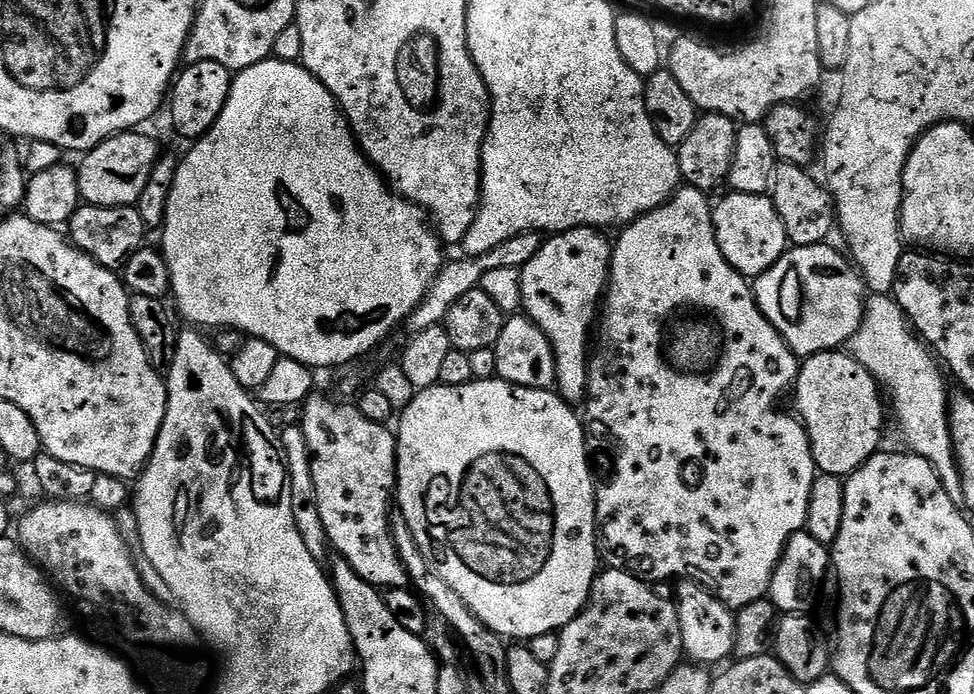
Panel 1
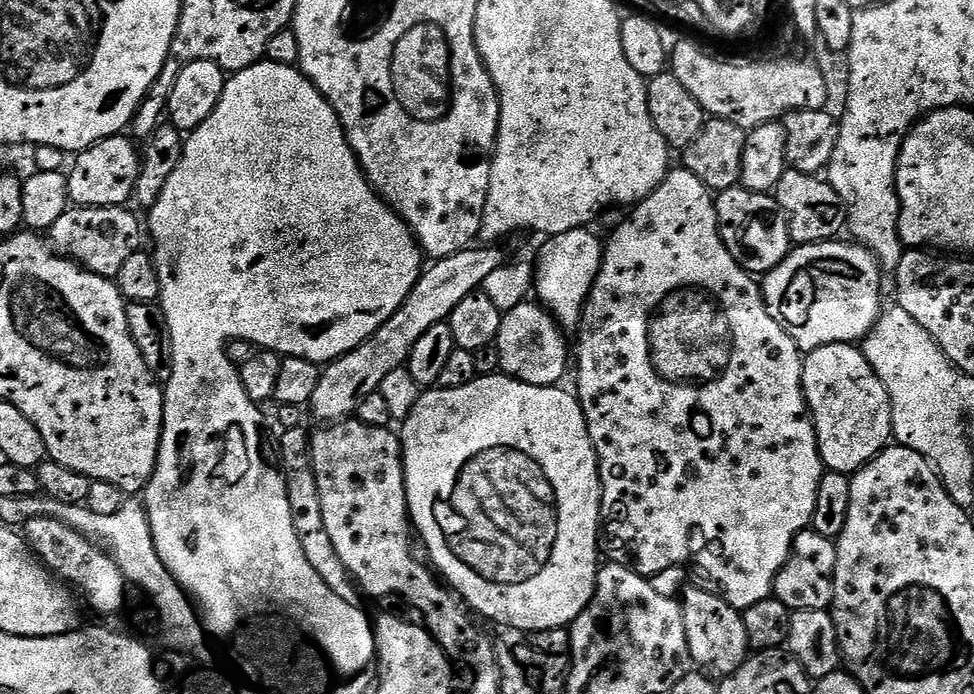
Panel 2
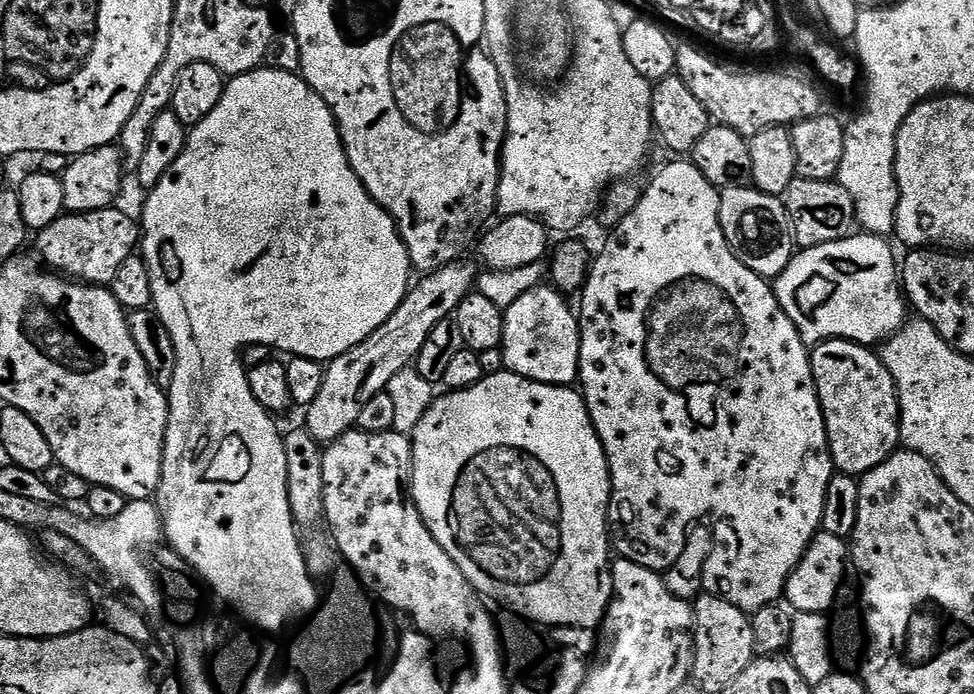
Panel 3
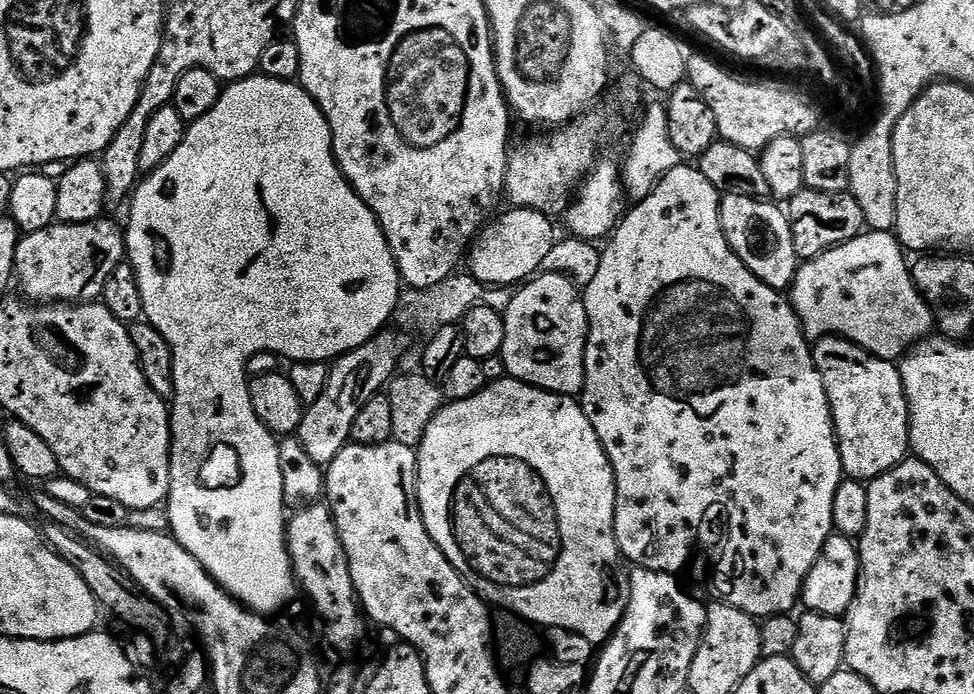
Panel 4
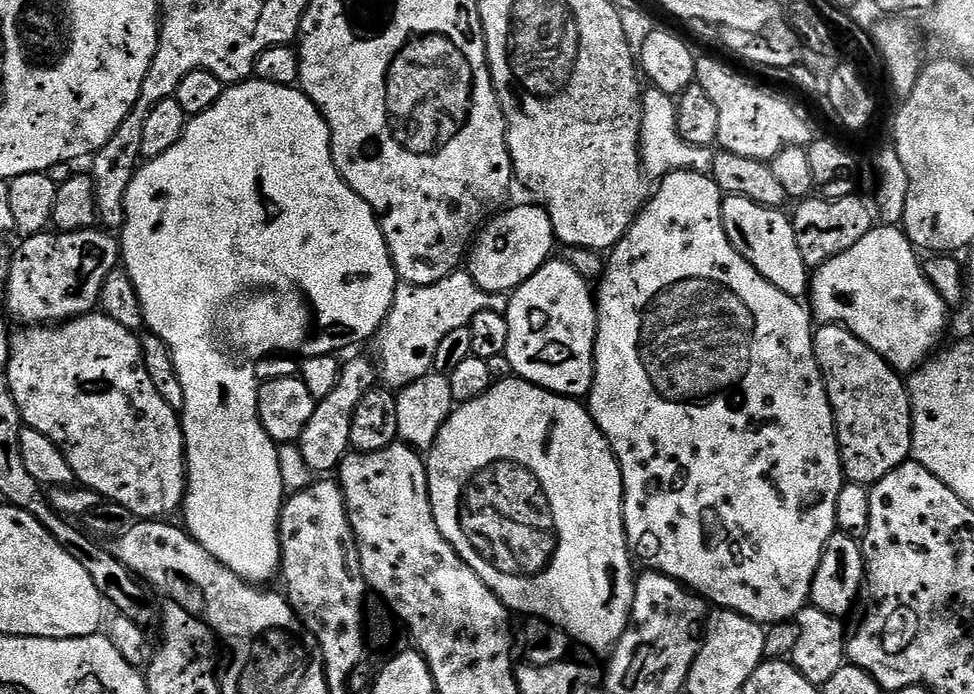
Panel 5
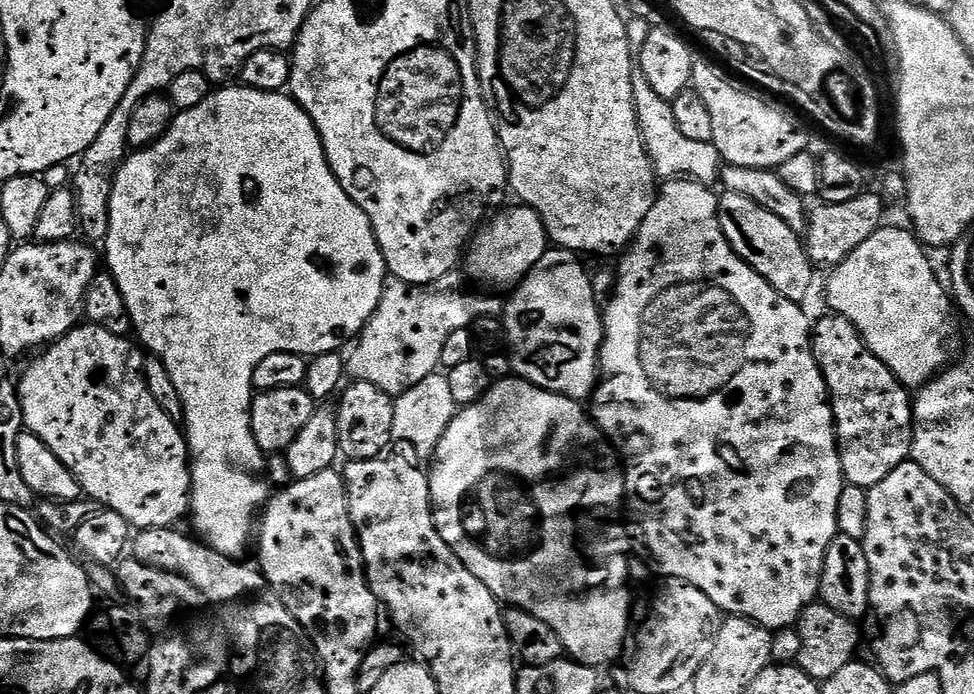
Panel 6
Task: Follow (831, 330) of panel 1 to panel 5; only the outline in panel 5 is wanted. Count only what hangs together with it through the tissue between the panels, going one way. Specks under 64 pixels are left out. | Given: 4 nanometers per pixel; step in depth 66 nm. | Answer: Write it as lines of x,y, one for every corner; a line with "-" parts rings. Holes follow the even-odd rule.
874,226
870,230
870,234
866,234
866,238
862,238
862,242
858,242
854,246
850,246
850,250
846,250
842,254
838,254
834,258
830,258
825,264
821,264
819,268
815,269
810,276
810,311
820,324
840,324
844,328
850,329
853,334
862,342
866,342
866,346
870,346
870,350
877,352
891,368
896,369
901,374
911,374
933,355
941,347
940,339
944,336
944,327
948,324
948,312
950,306
945,303
944,299
940,297
938,292
934,290
934,286
926,278
924,273
924,265
917,249
912,247
908,240
907,234
904,233
903,227
900,226

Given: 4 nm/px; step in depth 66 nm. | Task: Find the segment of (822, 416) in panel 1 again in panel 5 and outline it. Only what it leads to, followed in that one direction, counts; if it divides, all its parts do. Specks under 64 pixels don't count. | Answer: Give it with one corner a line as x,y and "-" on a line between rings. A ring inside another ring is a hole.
820,324
815,329
812,337
812,345
814,346
814,354
816,361
820,367
820,373
824,375
824,385
828,391
828,401
832,407
832,417
836,423
836,441
840,447
840,465
844,467
844,475
851,483
871,486
879,482
883,476
890,474
890,470
894,470
905,460
909,459
912,450
912,401
908,399
908,390
905,381
902,379
901,373
891,368
886,361
881,358
874,350
870,350
870,346
866,346
866,342
862,342
848,328
844,328
840,324

